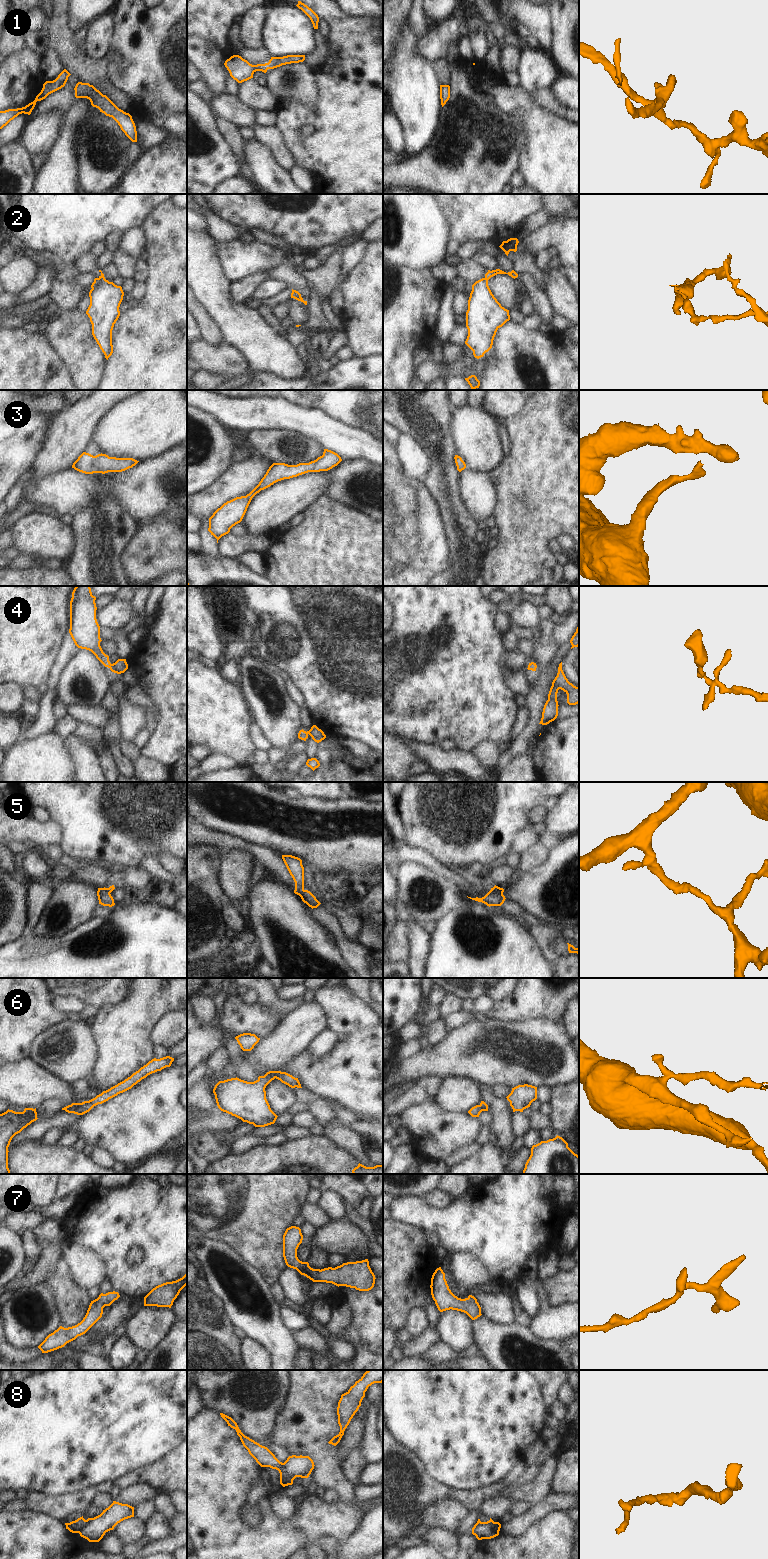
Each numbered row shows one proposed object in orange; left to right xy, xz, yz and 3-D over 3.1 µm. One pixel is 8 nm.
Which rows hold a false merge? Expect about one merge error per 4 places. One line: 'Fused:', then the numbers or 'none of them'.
Fused: 2, 4, 5, 6, 8

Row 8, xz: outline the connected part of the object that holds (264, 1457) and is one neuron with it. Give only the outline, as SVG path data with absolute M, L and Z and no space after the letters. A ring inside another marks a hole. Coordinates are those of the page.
M220 1413L220 1415L227 1422L228 1426L236 1430L243 1446L261 1467L276 1469L279 1471L280 1476L285 1476L285 1474L282 1472L282 1462L280 1462L267 1447L262 1446L245 1436L239 1429L237 1423L231 1417L223 1413Z

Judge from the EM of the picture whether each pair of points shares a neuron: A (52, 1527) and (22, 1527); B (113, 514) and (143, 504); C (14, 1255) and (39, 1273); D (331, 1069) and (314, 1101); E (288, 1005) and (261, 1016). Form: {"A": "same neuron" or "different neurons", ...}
{"A": "same neuron", "B": "different neurons", "C": "different neurons", "D": "different neurons", "E": "different neurons"}

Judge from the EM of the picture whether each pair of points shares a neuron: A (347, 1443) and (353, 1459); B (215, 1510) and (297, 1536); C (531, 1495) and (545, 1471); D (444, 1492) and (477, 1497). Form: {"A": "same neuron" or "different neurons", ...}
{"A": "different neurons", "B": "same neuron", "C": "same neuron", "D": "same neuron"}

